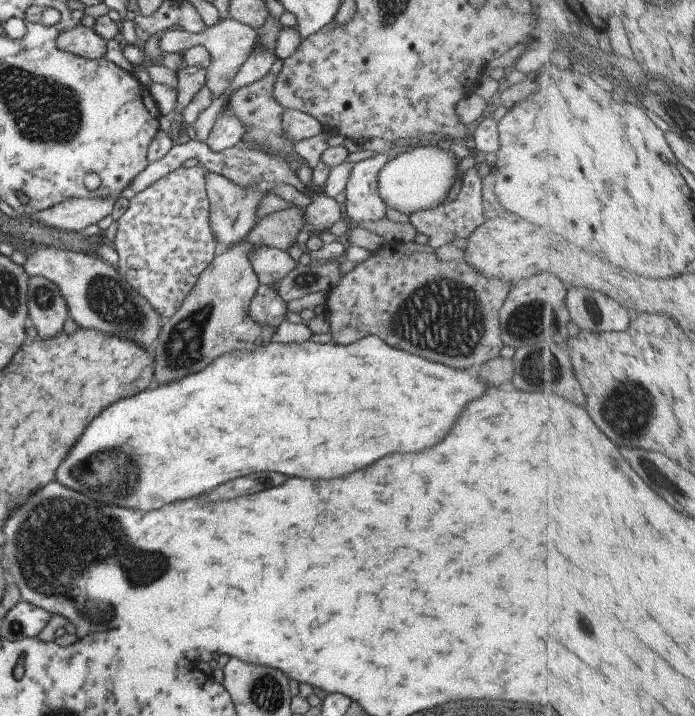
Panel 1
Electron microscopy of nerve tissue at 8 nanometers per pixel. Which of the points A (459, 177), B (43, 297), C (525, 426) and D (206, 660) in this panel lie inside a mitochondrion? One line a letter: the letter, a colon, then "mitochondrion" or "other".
A: other
B: mitochondrion
C: other
D: other

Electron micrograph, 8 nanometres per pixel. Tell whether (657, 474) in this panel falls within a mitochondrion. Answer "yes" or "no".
yes

